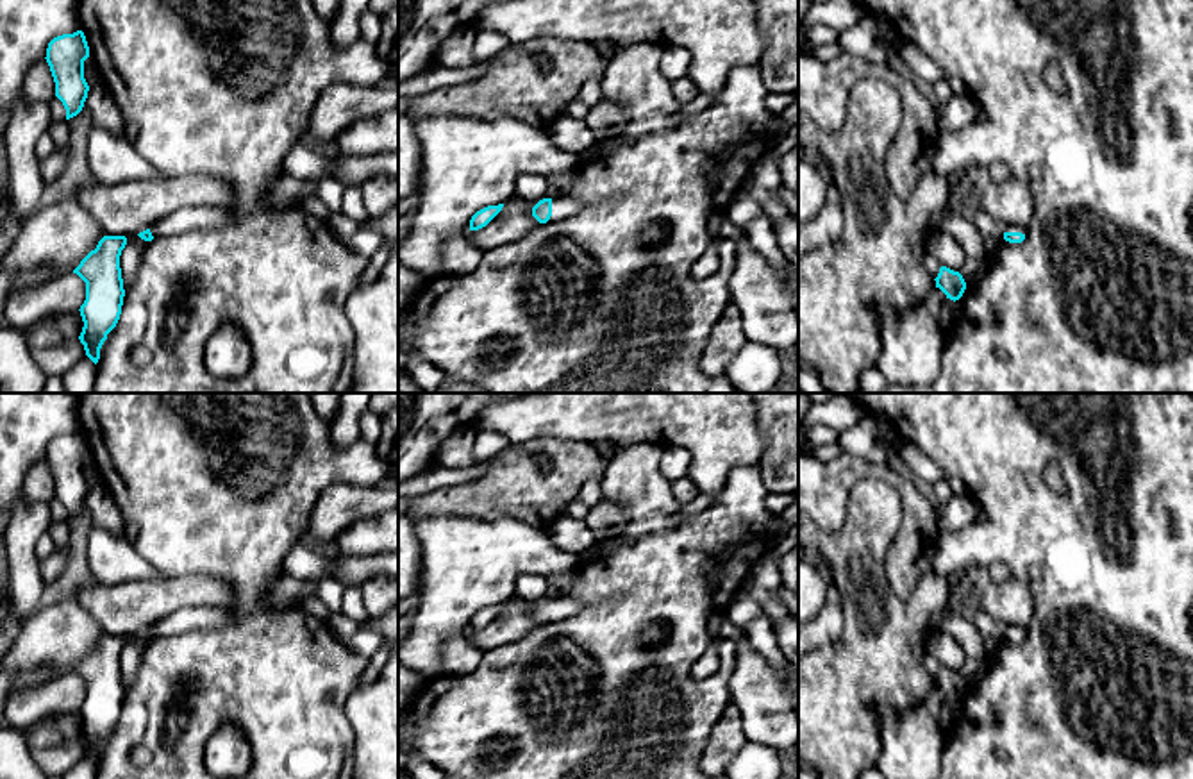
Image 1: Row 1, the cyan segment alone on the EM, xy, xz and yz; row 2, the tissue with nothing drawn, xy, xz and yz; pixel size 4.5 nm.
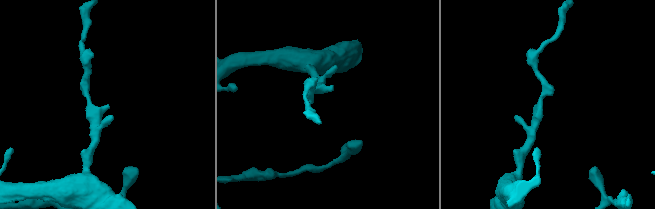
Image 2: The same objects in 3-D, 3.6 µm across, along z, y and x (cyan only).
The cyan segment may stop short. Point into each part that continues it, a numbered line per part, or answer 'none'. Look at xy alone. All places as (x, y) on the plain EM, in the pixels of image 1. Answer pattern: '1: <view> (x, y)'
1: xy (204, 617)

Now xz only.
1: xz (563, 606)

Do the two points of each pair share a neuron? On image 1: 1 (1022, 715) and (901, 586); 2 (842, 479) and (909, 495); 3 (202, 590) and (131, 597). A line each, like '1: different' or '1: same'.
1: different
2: same
3: same

